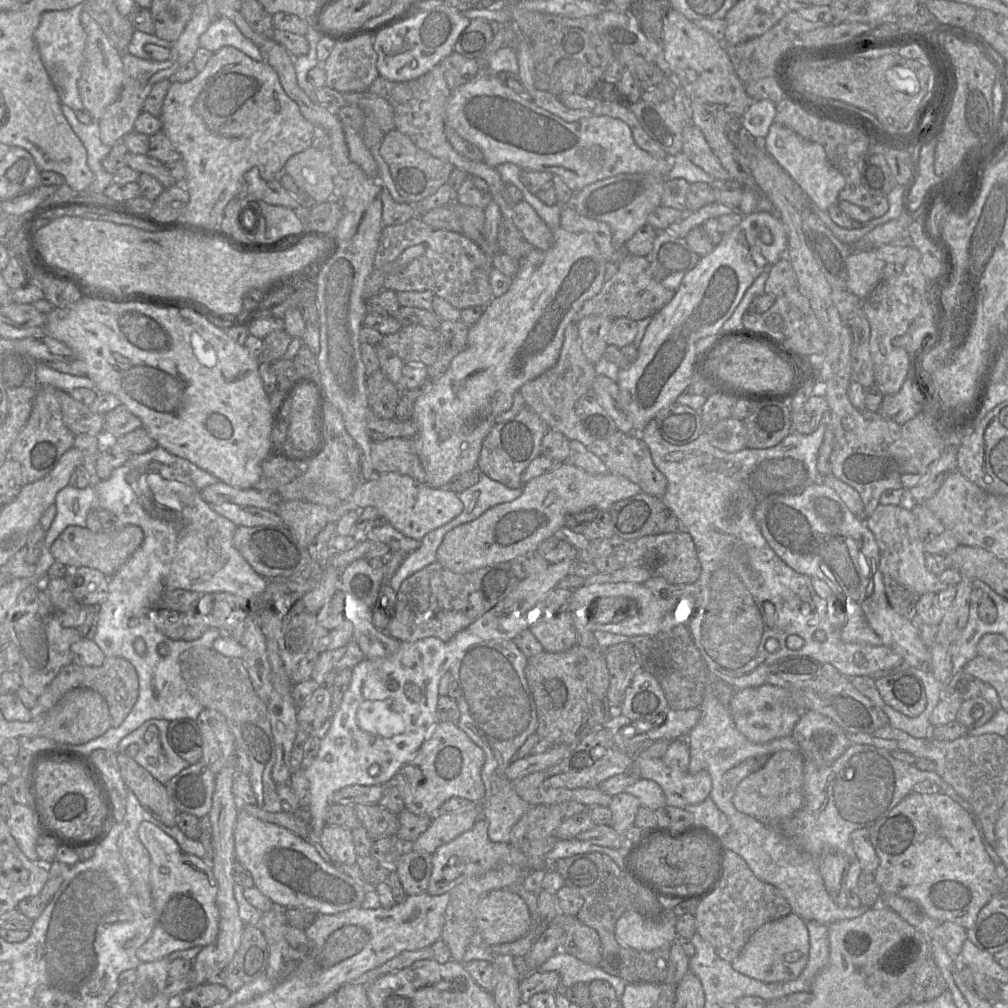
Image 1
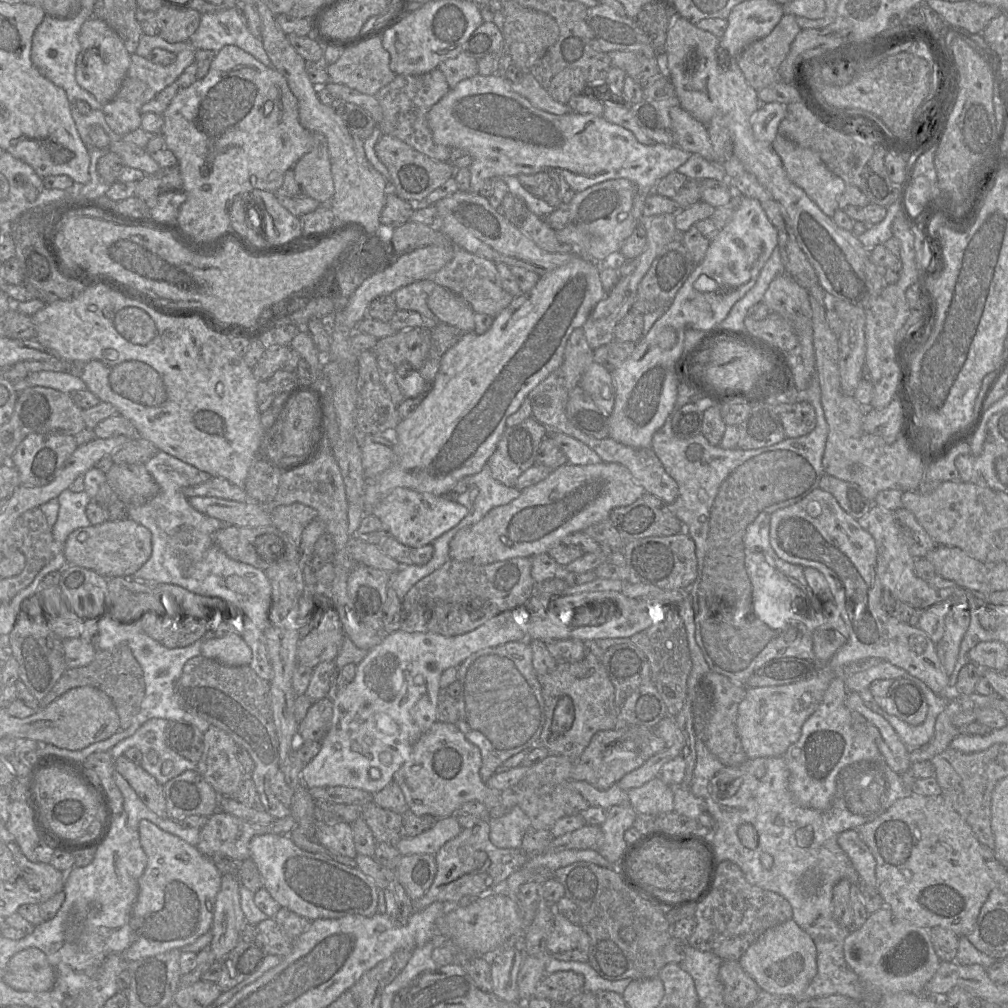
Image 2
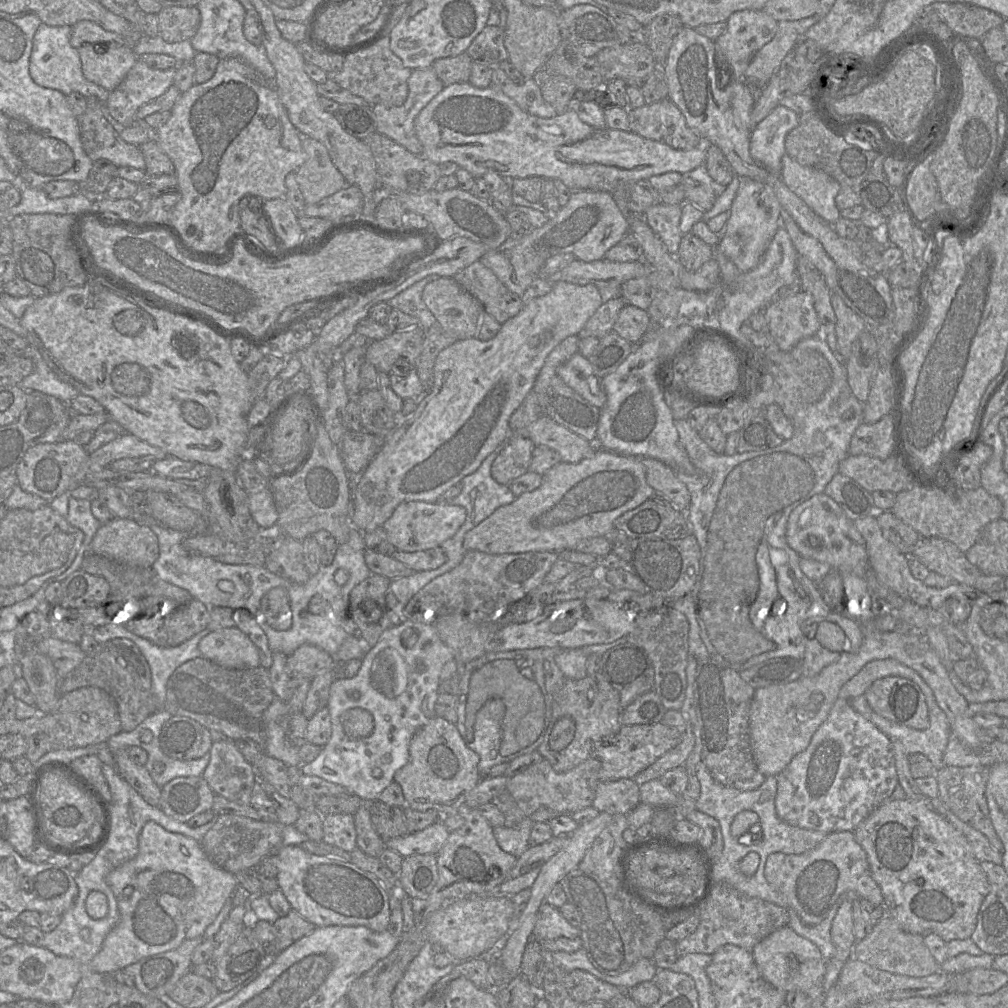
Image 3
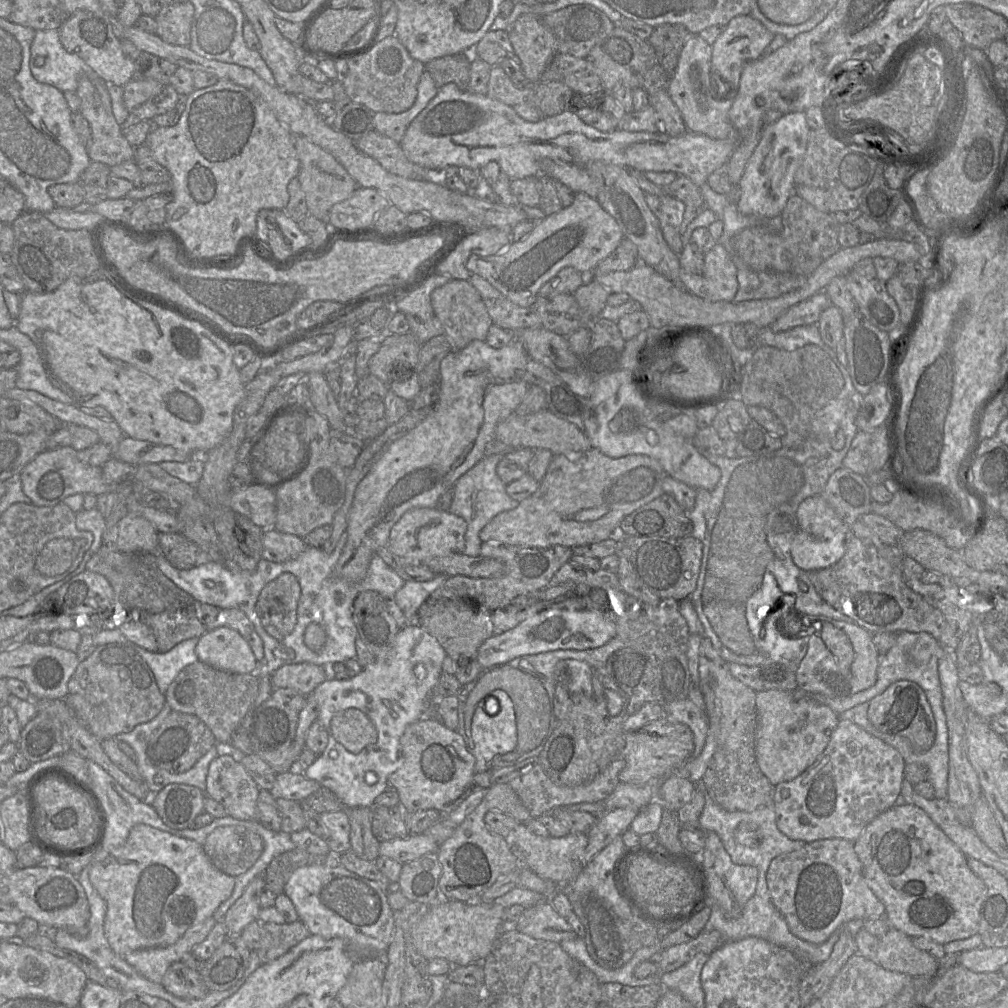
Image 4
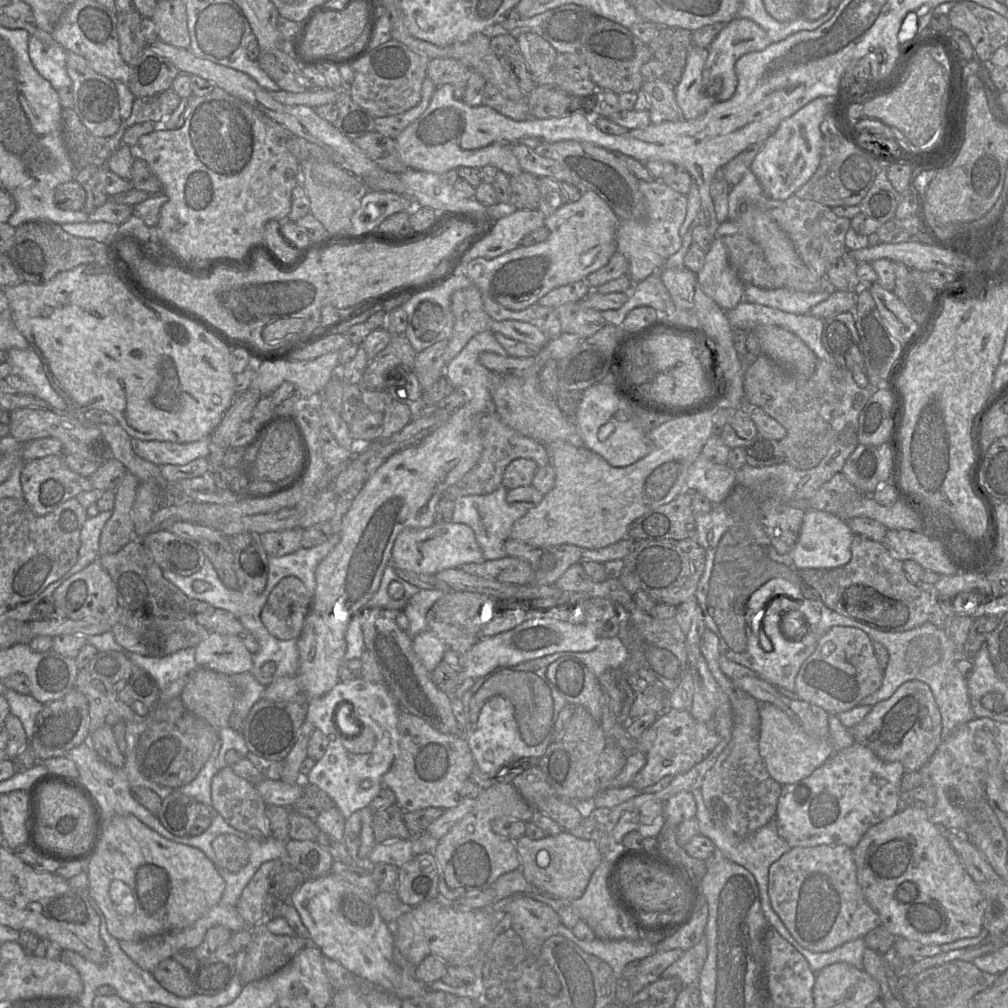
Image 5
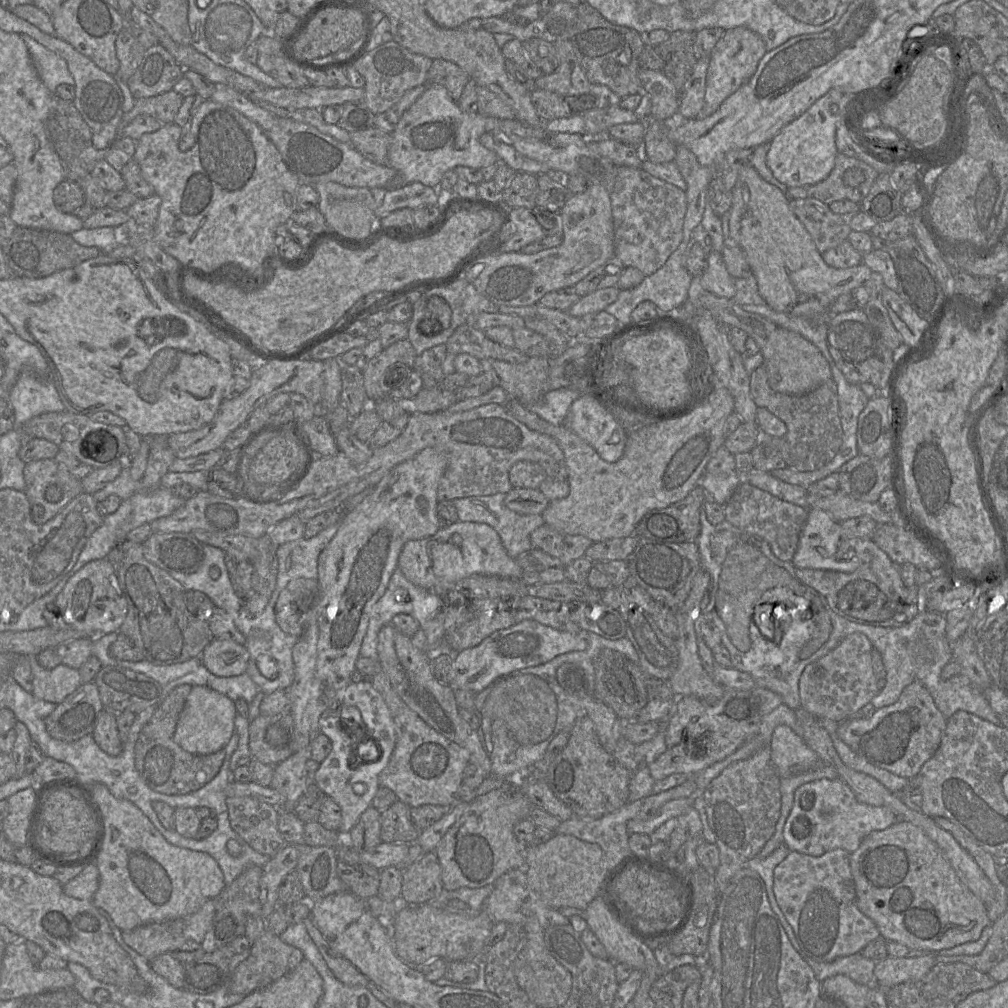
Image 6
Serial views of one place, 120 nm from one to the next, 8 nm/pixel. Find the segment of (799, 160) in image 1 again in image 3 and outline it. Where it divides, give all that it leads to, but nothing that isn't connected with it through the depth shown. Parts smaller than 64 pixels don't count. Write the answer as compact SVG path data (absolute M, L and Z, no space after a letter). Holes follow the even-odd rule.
M787 153L781 159L780 176L785 185L824 221L834 224L840 218L835 204L840 184L833 177L799 164Z

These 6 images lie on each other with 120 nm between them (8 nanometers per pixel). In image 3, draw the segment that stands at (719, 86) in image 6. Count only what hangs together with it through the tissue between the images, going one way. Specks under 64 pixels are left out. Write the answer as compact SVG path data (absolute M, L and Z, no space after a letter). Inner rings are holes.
M740 10L732 13L726 23L727 30L715 40L716 66L717 69L720 69L718 71L720 77L721 72L727 73L727 71L724 71L724 66L726 66L726 69L728 68L729 75L731 76L730 79L741 80L743 79L743 75L756 52L765 44L770 42L774 37L778 22L763 10Z

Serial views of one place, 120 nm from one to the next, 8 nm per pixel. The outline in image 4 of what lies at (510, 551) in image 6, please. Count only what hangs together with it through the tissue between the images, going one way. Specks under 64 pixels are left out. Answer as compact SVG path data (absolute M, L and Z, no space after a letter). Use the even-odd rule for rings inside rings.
M501 454L485 456L475 467L463 475L454 485L455 497L449 511L462 517L468 524L465 534L465 547L462 554L480 556L482 541L480 531L498 514L512 510L519 505L519 501L511 498L506 490L507 485L497 474L497 465L502 459Z

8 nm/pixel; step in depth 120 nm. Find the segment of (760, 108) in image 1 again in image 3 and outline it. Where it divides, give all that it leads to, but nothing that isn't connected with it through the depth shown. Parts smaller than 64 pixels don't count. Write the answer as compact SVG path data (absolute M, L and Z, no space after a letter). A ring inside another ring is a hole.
M779 105L757 124L750 135L752 158L771 174L780 176L781 159L786 154L787 134L799 124L799 115Z

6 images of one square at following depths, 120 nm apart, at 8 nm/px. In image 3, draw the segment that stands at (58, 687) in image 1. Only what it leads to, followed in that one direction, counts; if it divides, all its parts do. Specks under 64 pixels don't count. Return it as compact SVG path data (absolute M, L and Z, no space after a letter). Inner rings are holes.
M114 638L98 644L65 678L60 680L60 696L82 687L98 687L115 701L121 730L131 732L155 713L157 701L151 689L151 670L139 648L125 638Z

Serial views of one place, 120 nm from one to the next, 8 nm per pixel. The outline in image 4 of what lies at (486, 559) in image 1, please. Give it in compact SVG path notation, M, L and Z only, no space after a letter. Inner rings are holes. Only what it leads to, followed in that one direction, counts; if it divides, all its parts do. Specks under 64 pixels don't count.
M592 448L577 456L555 455L539 489L516 508L495 516L480 531L479 537L482 542L497 541L511 546L548 548L561 545L572 549L616 538L620 535L619 527L626 516L663 495L666 475L656 459L641 454L611 458Z

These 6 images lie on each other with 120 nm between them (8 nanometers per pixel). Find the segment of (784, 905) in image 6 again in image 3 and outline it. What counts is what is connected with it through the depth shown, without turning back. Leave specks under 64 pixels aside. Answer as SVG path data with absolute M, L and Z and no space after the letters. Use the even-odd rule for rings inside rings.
M851 831L830 833L815 848L803 854L770 854L766 859L764 876L786 901L788 909L792 909L808 926L821 923L834 906L838 908L850 895L875 905L884 905L881 889L872 878L866 852Z

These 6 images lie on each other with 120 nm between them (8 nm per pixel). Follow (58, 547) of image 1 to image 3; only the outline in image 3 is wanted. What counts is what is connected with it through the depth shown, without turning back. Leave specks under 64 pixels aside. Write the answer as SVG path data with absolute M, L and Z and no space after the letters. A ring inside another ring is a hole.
M114 517L97 530L90 553L133 566L151 567L159 556L158 539L147 524Z

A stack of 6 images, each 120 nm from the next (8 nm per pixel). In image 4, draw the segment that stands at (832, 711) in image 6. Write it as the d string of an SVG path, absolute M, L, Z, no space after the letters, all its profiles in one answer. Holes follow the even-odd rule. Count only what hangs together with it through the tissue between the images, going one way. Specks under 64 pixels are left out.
M828 618L825 621L814 621L808 626L807 632L804 632L803 635L808 637L808 643L807 652L795 672L798 688L831 698L846 698L875 685L880 654L873 643L872 634L866 629L844 621ZM823 623L831 623L848 636L854 651L854 658L850 665L841 664L838 658L824 644L820 637Z

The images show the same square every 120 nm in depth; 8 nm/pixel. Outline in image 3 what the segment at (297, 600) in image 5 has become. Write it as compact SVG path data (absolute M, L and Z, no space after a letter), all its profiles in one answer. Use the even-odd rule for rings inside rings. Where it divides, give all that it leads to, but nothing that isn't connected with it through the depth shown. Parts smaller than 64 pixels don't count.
M272 588L260 600L260 609L267 624L277 631L288 630L292 625L292 613L287 592Z

